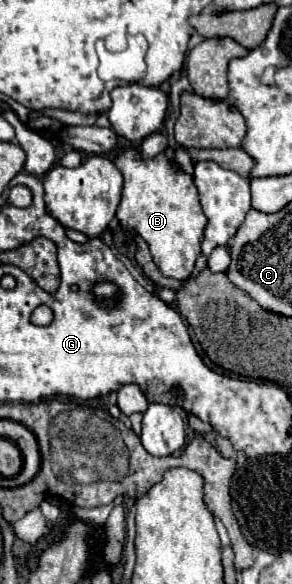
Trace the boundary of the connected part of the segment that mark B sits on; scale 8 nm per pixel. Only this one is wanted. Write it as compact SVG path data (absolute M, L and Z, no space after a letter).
M124 150L116 156L116 166L124 174L122 202L116 212L120 224L126 232L140 234L148 242L152 260L164 276L186 280L194 270L206 228L194 180L182 168L170 164L164 154L140 160L136 150Z

